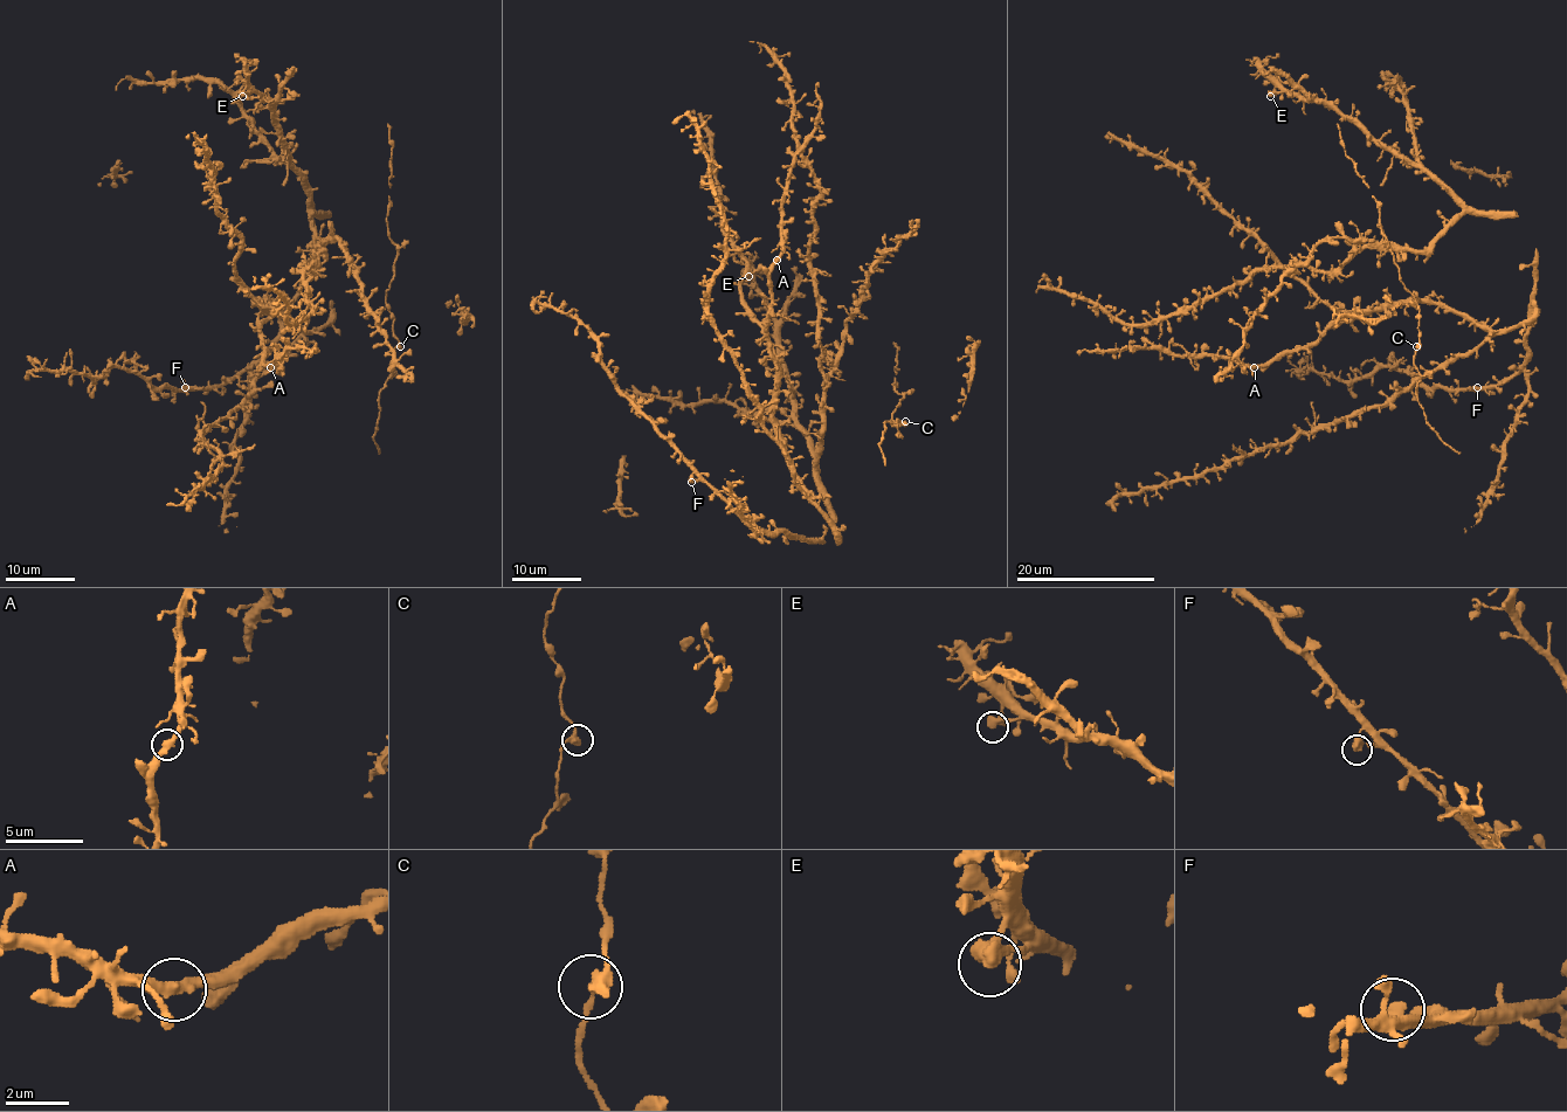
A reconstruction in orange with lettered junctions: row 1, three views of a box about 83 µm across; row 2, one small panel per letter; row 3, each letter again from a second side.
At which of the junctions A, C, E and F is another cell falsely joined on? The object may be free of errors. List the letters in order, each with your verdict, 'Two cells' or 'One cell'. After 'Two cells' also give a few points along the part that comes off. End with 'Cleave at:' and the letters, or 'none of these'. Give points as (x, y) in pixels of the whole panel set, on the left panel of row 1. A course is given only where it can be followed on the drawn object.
A: One cell
C: One cell
E: One cell
F: One cell
Cleave at: none of these

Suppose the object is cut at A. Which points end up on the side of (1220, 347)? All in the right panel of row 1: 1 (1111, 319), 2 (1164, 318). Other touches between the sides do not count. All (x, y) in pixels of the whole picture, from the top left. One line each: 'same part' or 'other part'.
1: other part
2: other part

